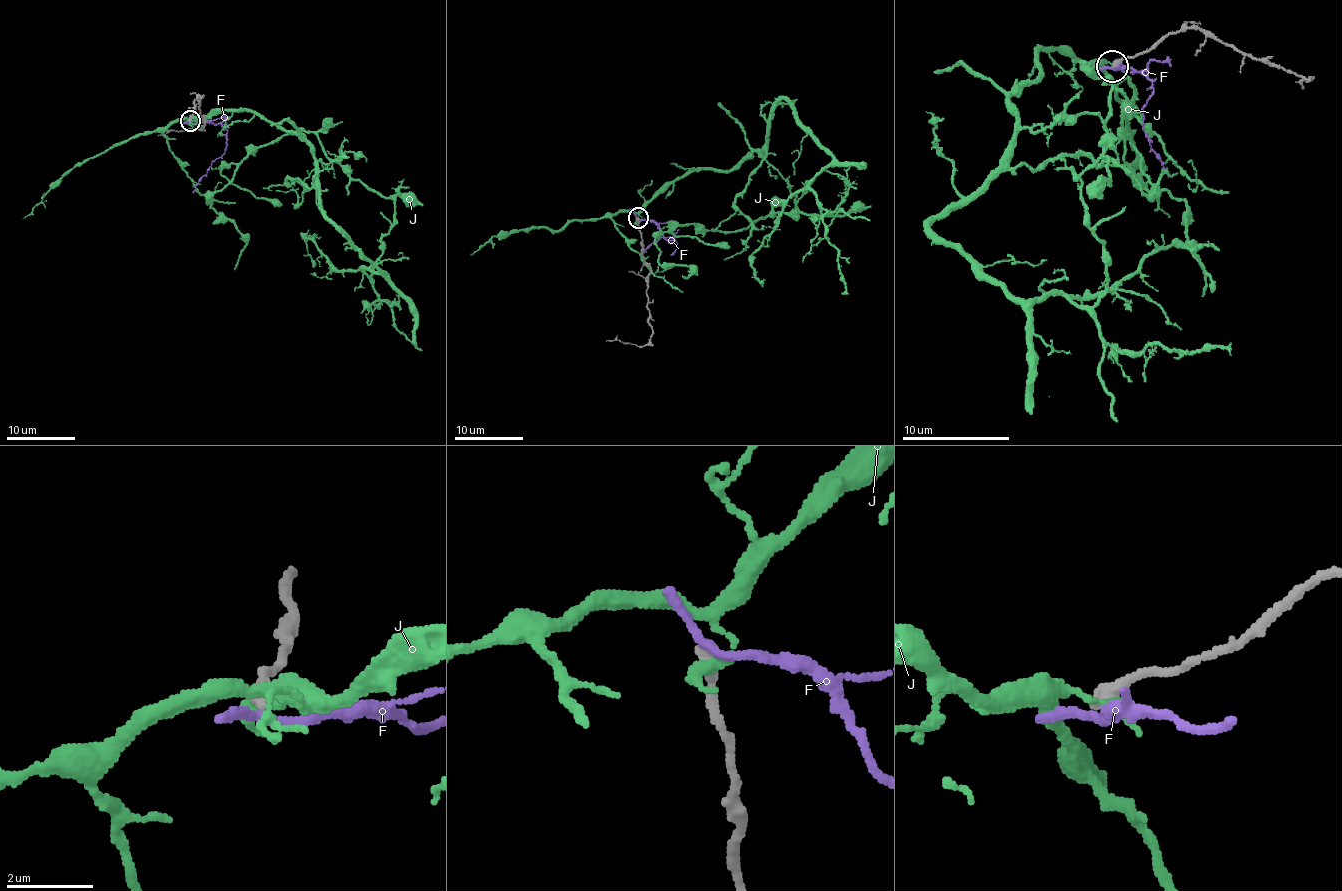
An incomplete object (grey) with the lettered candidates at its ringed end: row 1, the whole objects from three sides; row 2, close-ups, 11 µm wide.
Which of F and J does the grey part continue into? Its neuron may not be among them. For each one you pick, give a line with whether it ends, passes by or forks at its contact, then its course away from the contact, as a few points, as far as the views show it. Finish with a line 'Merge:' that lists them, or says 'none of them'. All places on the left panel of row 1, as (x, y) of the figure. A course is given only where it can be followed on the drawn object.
Merge: none of them

